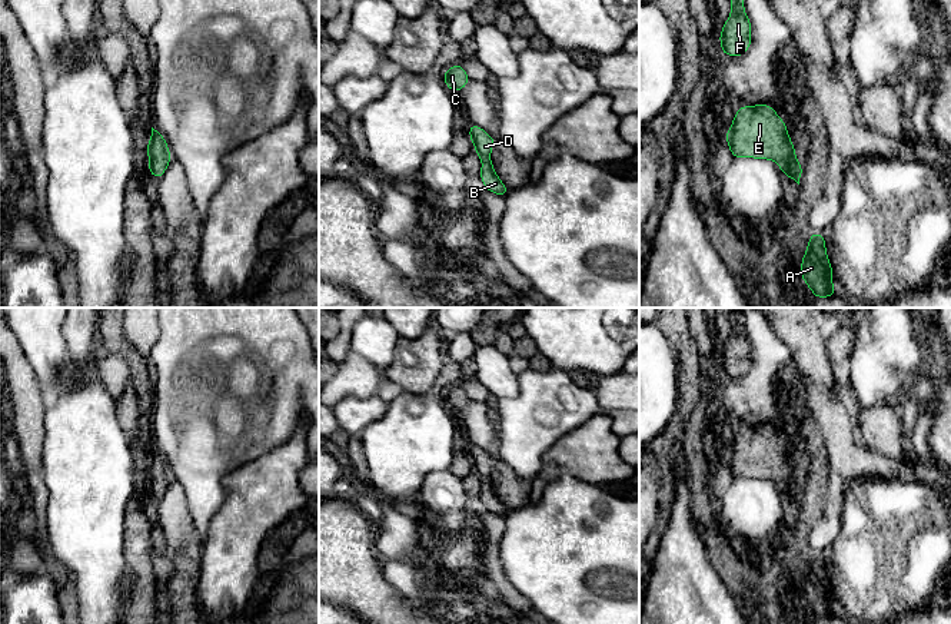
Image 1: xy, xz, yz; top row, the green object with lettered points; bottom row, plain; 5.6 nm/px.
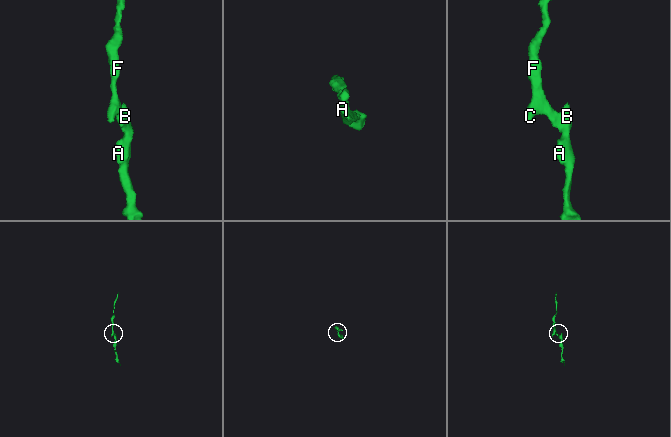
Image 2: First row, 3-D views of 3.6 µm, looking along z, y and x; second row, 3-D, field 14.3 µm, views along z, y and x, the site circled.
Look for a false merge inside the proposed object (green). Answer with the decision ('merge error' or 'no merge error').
no merge error

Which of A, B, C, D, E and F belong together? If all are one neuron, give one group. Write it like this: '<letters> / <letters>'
A B C D E F

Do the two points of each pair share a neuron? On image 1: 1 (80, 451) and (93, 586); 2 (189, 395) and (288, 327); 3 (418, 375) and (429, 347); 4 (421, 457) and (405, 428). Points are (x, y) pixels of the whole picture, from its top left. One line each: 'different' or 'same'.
1: same
2: same
3: same
4: same

